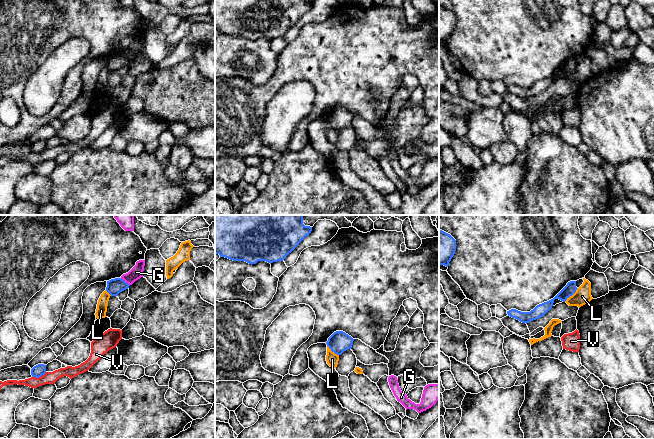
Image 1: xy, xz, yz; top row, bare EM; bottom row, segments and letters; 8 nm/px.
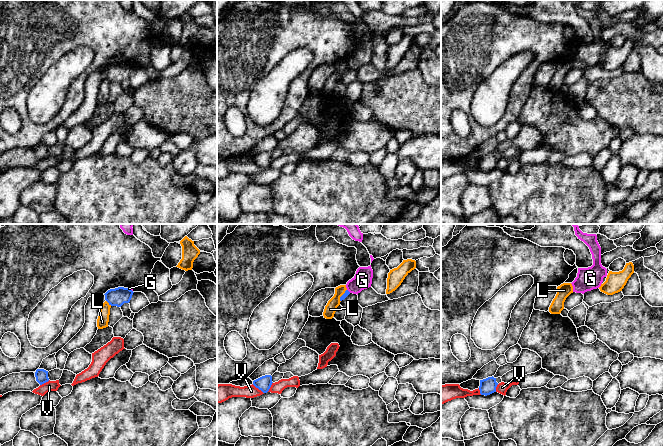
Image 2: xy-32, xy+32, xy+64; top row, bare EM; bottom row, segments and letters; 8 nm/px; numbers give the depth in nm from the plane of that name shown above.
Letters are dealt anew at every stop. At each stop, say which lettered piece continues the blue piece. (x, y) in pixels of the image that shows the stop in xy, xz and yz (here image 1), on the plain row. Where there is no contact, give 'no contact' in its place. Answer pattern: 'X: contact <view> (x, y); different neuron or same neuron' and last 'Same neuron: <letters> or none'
G: contact xy (124, 57); different neuron
L: contact yz (571, 71); different neuron
V: contact xy (39, 152); different neuron
Same neuron: none

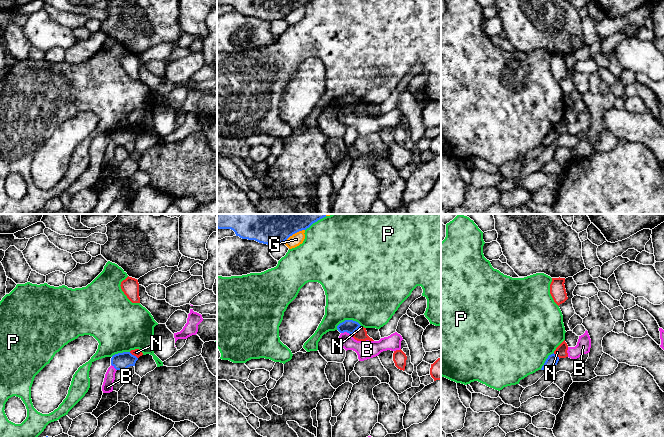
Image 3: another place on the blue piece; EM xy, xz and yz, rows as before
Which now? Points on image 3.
B: contact xz (346, 107); different neuron
G: contact xz (293, 9); different neuron
N: contact xz (356, 105); different neuron
P: contact xz (348, 96); different neuron
Same neuron: none

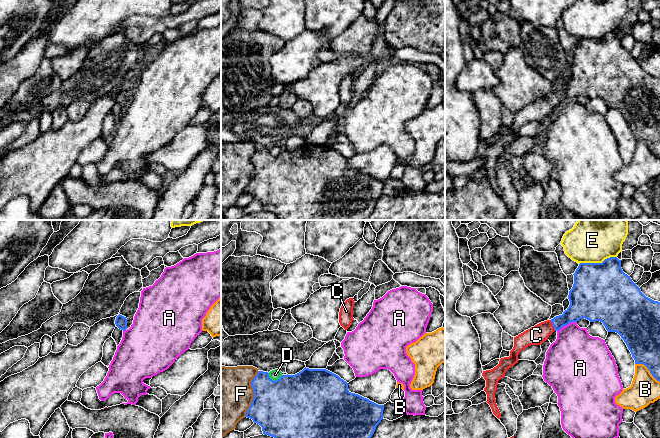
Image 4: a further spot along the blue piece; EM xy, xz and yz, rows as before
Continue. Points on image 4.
A: contact yz (566, 100); different neuron
B: contact yz (648, 145); different neuron
C: contact yz (552, 100); same neuron
D: contact xz (274, 157); different neuron
E: contact yz (597, 39); different neuron
F: contact xz (254, 170); different neuron
Same neuron: C

